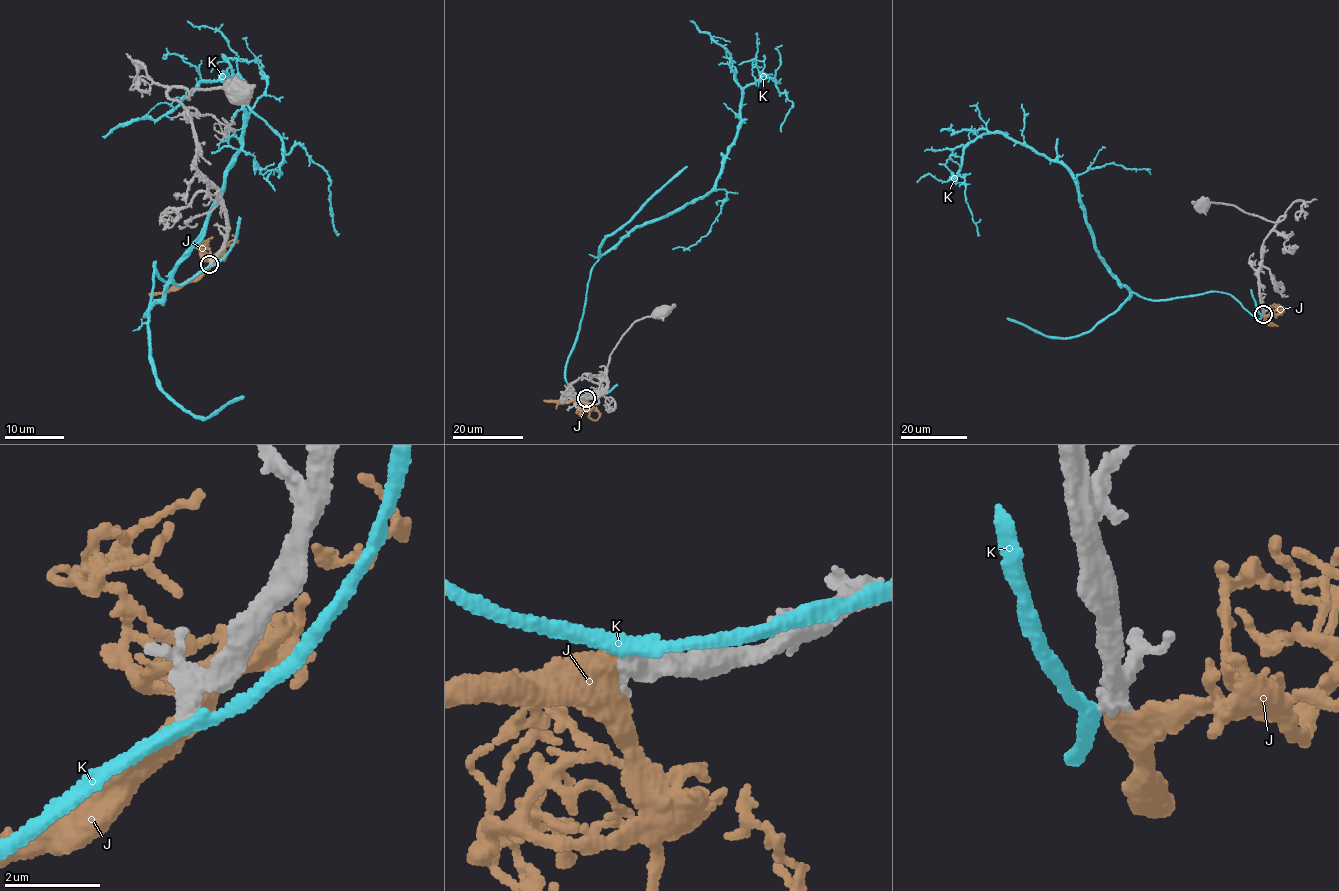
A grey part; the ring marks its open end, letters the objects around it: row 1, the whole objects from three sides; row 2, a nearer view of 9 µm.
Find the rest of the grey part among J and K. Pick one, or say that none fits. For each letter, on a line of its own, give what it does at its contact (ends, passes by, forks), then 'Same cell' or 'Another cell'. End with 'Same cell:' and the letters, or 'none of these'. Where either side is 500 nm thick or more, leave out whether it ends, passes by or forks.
J: It passes by. Same cell
K: It passes by. Another cell
Same cell: J

